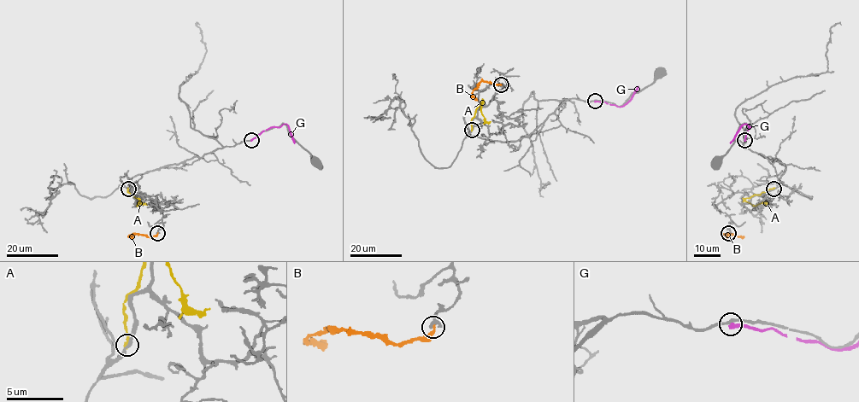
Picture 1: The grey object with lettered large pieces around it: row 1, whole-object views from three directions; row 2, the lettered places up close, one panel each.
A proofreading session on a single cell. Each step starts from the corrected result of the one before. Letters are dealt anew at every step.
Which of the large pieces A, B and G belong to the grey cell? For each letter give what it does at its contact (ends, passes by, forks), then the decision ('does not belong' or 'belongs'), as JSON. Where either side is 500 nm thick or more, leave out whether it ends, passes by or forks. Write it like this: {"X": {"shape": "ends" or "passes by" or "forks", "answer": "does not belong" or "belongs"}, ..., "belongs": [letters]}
{"A": {"shape": "ends", "answer": "does not belong"}, "B": {"shape": "ends", "answer": "does not belong"}, "G": {"shape": "ends", "answer": "does not belong"}, "belongs": []}

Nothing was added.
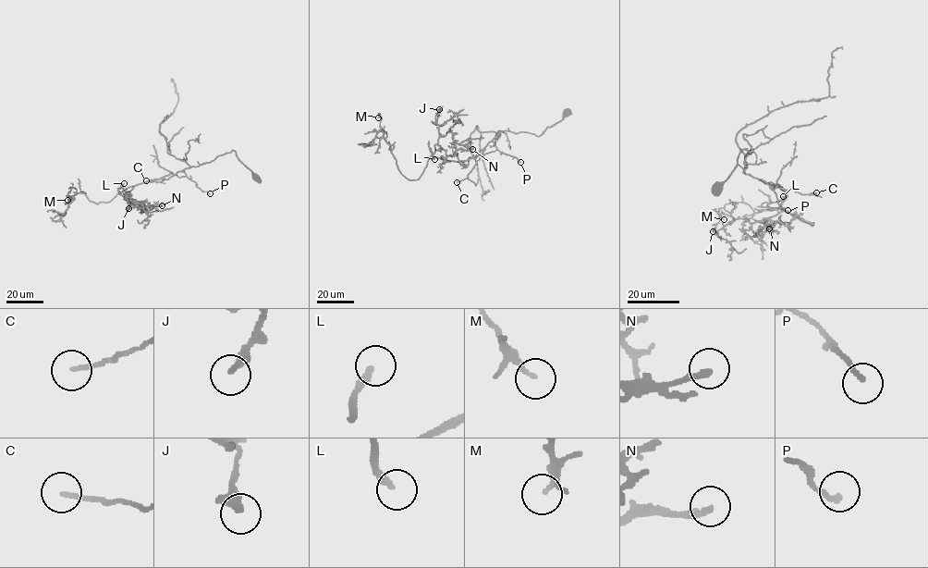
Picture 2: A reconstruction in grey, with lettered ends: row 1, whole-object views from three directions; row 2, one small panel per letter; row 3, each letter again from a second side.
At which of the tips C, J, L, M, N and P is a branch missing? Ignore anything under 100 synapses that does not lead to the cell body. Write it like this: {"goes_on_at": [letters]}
{"goes_on_at": ["L"]}

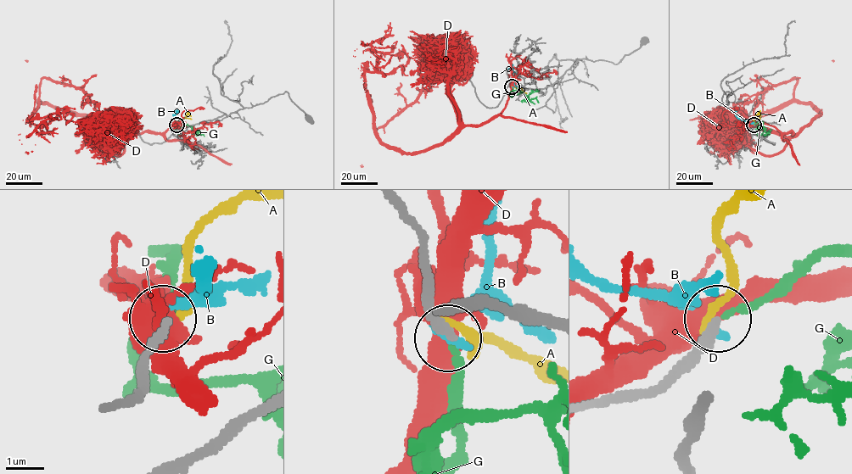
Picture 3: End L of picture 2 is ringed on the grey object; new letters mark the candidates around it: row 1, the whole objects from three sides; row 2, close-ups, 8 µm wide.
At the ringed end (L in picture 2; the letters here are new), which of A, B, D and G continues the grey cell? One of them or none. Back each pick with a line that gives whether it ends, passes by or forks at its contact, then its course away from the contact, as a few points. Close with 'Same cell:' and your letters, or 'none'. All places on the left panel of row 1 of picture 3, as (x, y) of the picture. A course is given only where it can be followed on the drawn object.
G: it ends | via (176, 124), (176, 127), (191, 126), (197, 135), (203, 133)
Same cell: G

